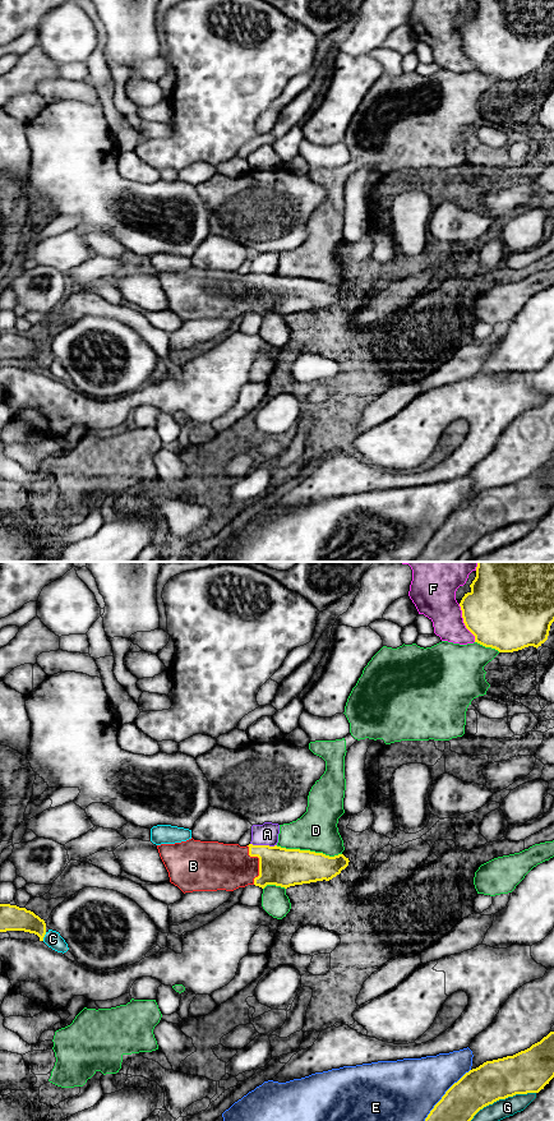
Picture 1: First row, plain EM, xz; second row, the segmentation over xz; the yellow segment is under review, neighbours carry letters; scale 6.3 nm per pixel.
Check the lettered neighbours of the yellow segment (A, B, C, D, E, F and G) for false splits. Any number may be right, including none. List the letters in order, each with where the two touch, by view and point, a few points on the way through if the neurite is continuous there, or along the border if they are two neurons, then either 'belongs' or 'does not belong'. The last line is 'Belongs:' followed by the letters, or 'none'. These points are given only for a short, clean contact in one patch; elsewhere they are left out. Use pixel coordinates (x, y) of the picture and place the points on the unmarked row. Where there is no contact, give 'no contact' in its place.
A: contact xz (263, 273); does not belong
B: contact xz (259, 290); belongs
C: contact xz (44, 364); does not belong
D: contact xz (309, 278); does not belong
E: contact xz (439, 529); does not belong
F: contact xz (464, 50); does not belong
G: contact xz (501, 526); does not belong
Belongs: B

